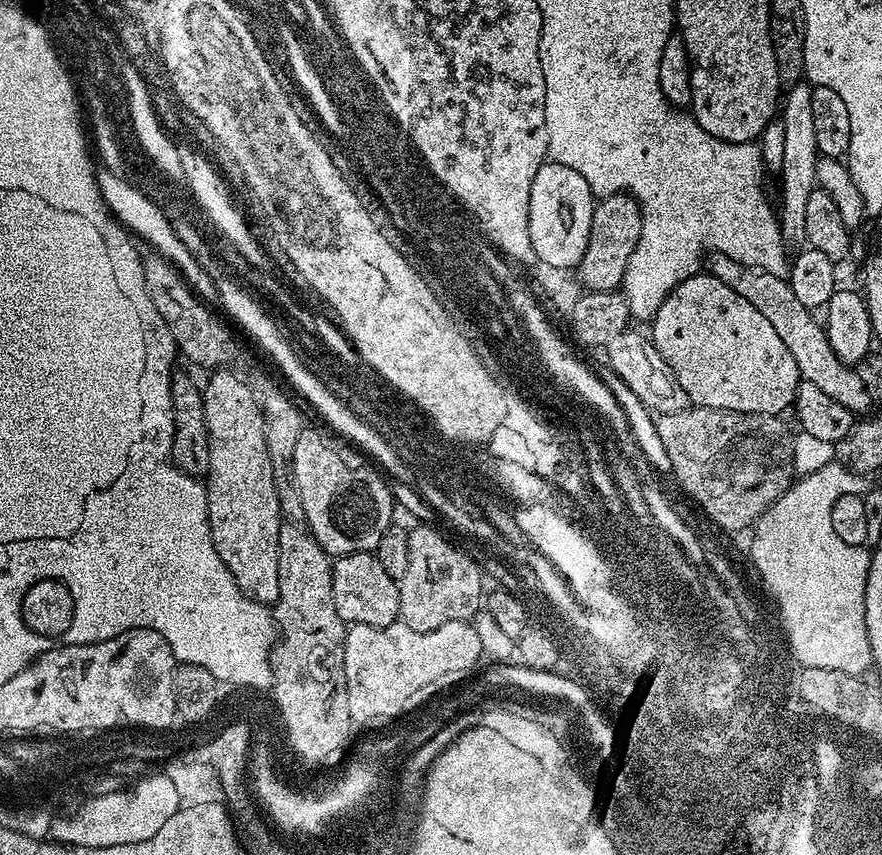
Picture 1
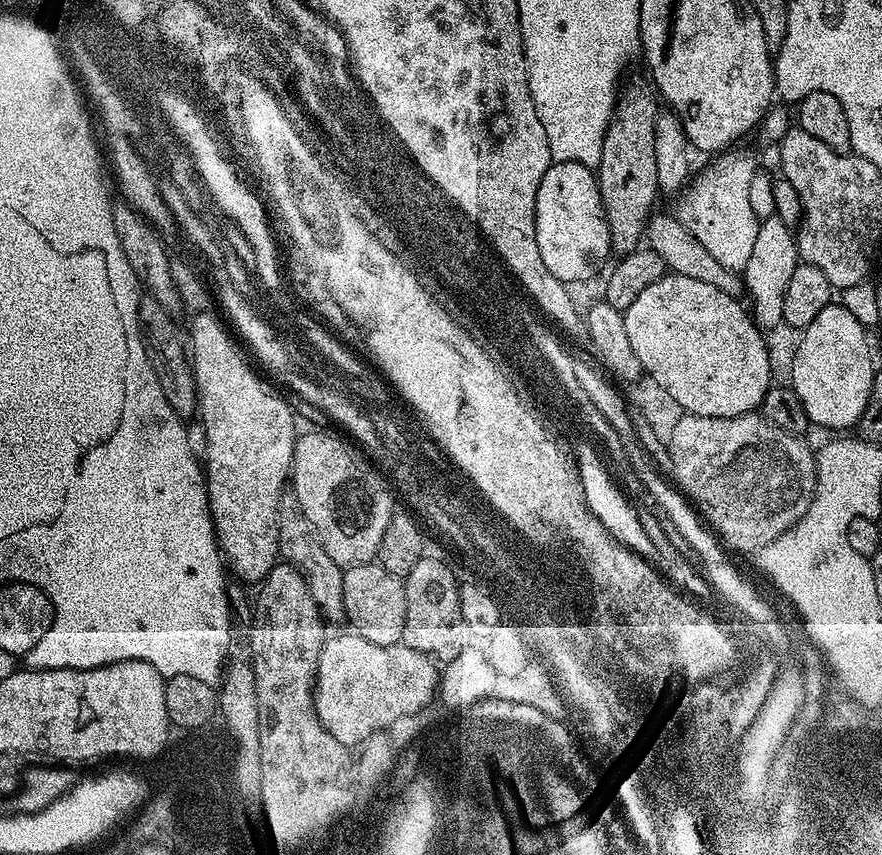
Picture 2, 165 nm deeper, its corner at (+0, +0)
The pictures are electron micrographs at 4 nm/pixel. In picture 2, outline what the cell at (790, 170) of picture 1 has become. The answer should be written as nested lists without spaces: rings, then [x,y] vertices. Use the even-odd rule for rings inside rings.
[[[778,215],[760,221],[757,228],[758,238],[752,240],[750,258],[745,260],[742,269],[742,288],[752,299],[750,315],[761,329],[781,327],[784,315],[782,314],[782,298],[786,298],[786,285],[794,275],[796,265],[801,263],[800,251],[796,248],[796,238],[793,229],[782,222]]]

